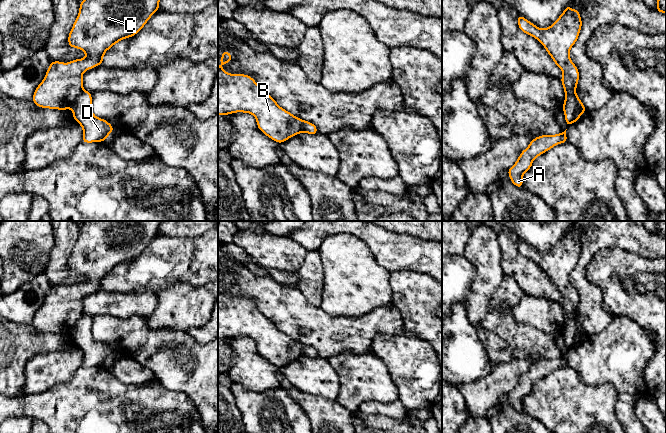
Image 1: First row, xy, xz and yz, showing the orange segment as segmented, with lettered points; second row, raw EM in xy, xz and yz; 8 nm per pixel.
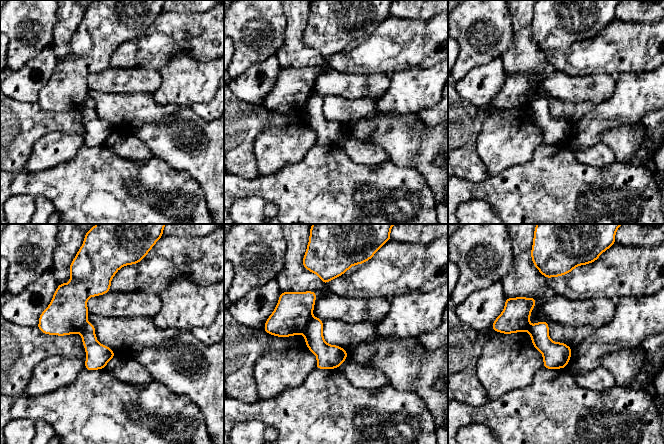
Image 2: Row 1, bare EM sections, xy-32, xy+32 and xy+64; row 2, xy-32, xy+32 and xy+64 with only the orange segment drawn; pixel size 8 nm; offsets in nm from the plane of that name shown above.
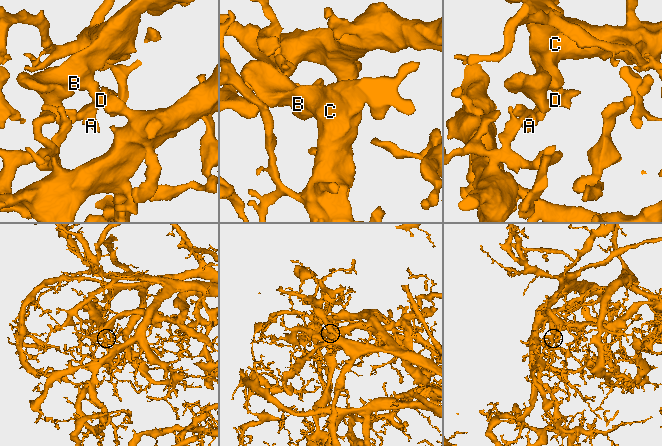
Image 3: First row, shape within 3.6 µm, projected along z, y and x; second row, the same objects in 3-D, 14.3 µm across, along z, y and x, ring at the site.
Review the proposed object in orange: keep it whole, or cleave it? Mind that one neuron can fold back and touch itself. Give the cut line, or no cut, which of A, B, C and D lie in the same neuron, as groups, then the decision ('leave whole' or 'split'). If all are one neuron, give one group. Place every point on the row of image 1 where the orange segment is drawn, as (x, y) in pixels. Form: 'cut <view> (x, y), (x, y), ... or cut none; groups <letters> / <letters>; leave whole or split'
cut xy (83, 89), (71, 107); groups A D / B C; split

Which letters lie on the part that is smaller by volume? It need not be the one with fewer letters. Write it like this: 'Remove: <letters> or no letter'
Remove: B, C

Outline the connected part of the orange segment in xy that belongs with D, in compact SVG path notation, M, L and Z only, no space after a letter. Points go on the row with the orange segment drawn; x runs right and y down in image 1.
M83 90L72 106L73 119L83 128L82 142L104 142L115 128L105 119L96 117L91 105L91 92Z

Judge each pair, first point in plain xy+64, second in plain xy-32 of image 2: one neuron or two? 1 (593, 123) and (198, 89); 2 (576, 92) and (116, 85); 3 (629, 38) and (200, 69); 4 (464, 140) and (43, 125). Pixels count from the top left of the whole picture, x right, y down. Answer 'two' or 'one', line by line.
1: one
2: one
3: two
4: one

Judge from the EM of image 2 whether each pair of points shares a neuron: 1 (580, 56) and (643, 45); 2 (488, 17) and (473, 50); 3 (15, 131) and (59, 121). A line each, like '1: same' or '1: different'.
1: same
2: same
3: same

